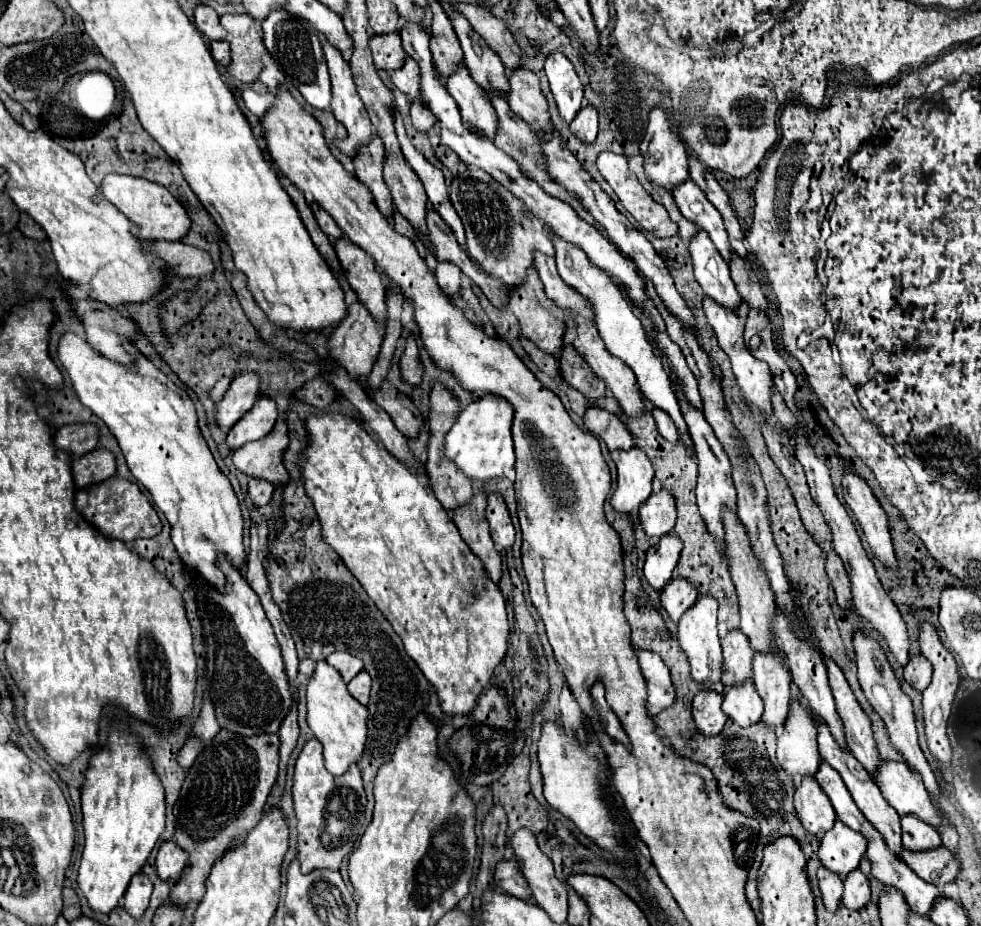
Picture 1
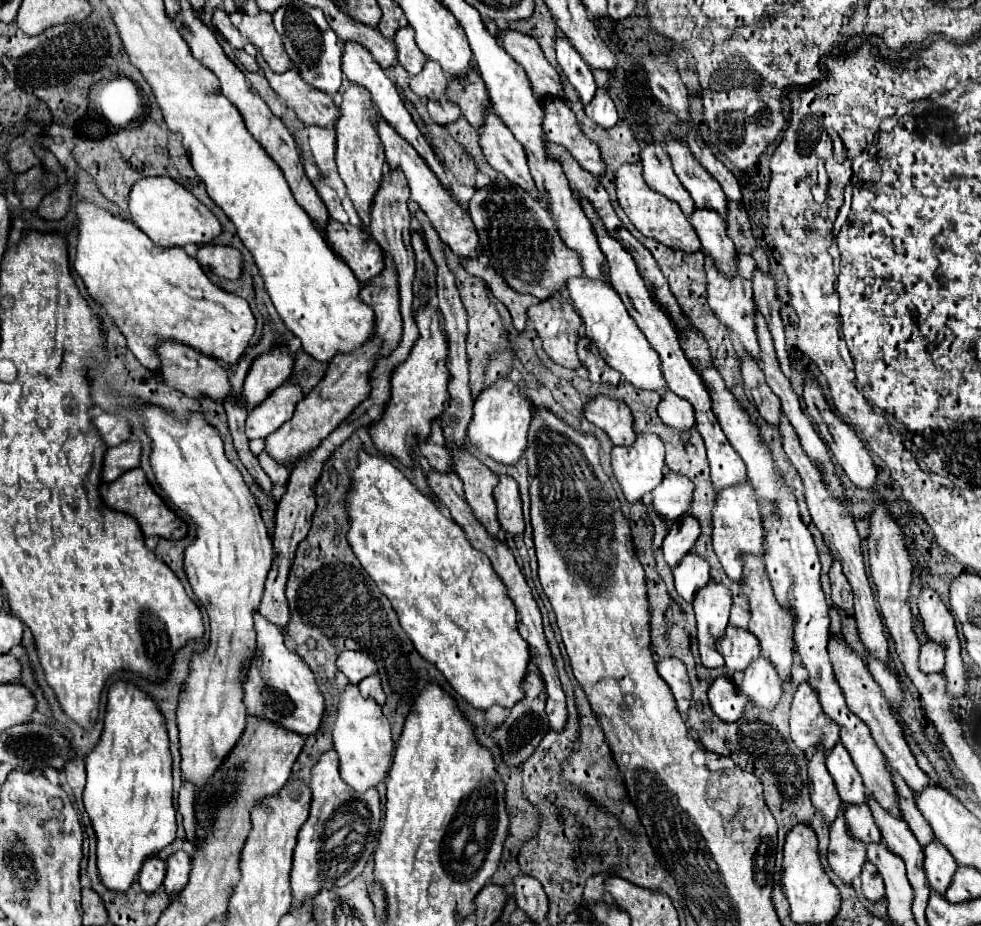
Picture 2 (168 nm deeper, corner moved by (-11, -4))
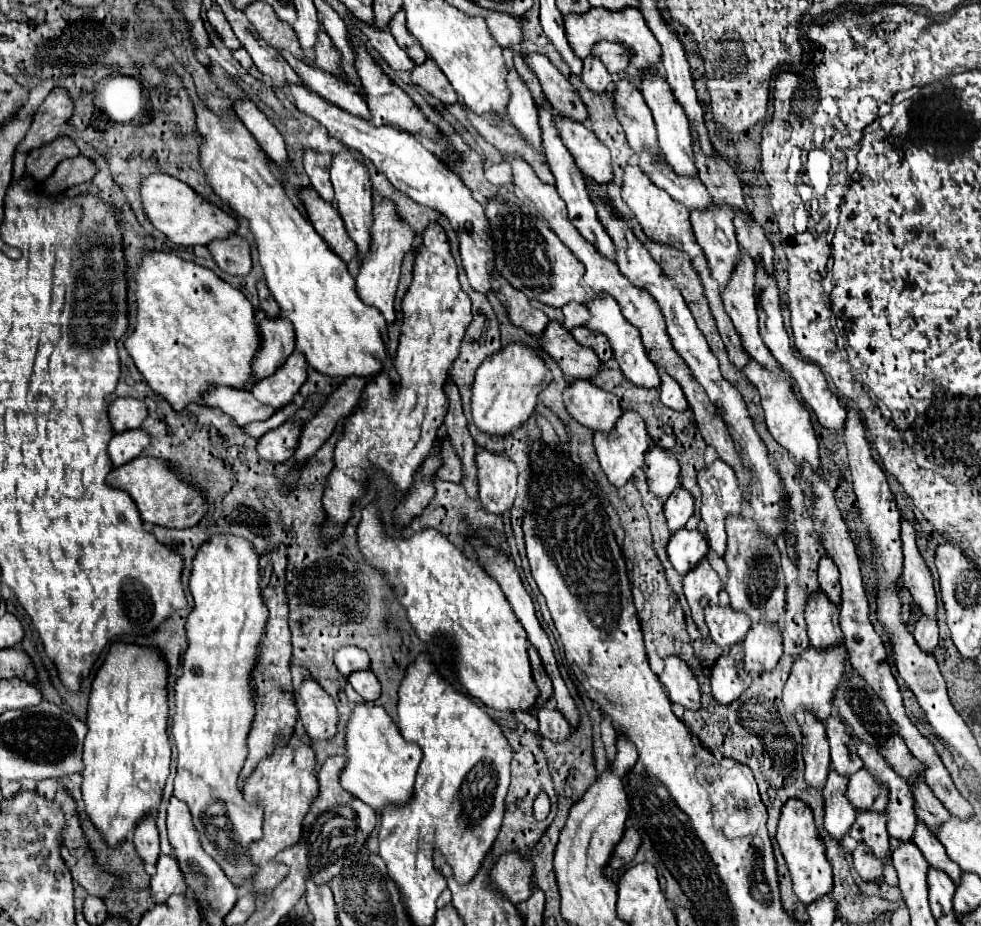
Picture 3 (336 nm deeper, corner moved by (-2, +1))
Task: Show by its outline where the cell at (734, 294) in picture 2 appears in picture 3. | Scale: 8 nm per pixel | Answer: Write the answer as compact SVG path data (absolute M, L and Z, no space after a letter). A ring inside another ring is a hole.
M710 207L706 211L692 211L690 221L694 237L702 247L710 275L720 283L724 291L736 265L738 265L738 243L734 229L734 211L730 207Z

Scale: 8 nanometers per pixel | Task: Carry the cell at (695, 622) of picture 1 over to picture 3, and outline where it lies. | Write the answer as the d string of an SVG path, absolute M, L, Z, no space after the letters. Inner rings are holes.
M702 559L690 575L684 579L684 595L688 599L688 605L692 609L692 619L702 633L702 637L708 637L708 627L704 623L704 607L702 599L708 599L710 605L718 605L718 593L722 589L722 583L716 575L716 571L710 567L708 559Z

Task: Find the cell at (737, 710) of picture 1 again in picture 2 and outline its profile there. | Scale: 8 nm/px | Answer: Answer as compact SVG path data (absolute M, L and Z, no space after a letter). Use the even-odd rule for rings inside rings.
M761 656L745 668L741 692L761 710L773 710L777 706L783 688L779 684L779 674L775 668L771 668L771 662L767 658Z

